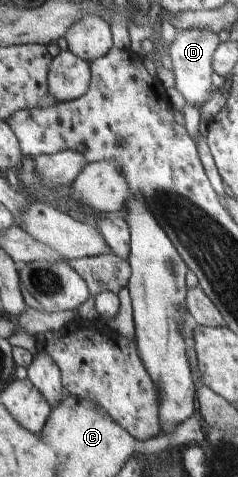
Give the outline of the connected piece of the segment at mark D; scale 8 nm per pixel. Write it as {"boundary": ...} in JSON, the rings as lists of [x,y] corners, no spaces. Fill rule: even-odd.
{"boundary":[[[191,28],[178,31],[171,44],[172,73],[174,76],[174,89],[182,95],[187,105],[198,106],[201,111],[208,100],[208,93],[212,86],[212,75],[215,73],[214,55],[221,45],[220,35],[209,30]]]}

